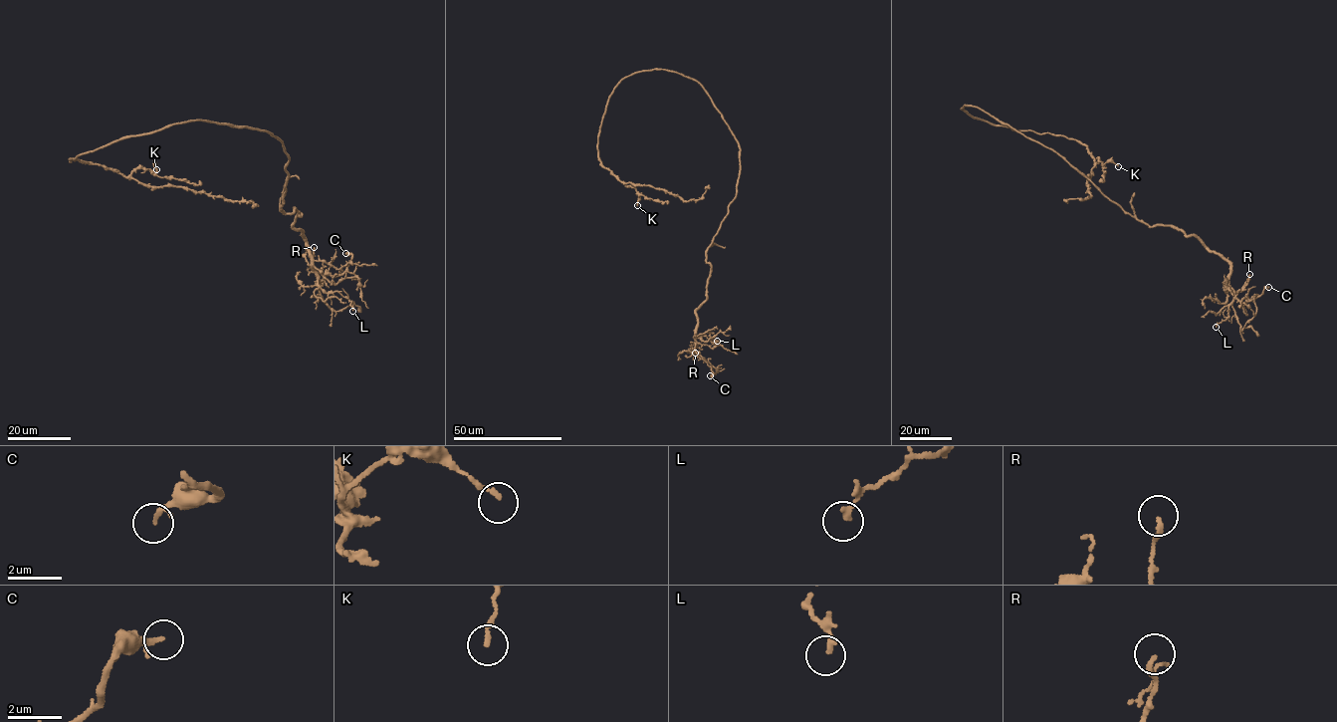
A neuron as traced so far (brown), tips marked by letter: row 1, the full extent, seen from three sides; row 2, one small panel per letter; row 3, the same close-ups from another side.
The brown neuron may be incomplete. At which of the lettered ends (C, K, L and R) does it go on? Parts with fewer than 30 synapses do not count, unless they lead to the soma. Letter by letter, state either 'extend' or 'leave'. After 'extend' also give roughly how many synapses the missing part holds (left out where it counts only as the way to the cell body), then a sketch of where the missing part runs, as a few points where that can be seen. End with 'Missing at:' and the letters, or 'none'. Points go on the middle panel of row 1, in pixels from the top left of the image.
C: leave
K: leave
L: leave
R: leave
Missing at: none

